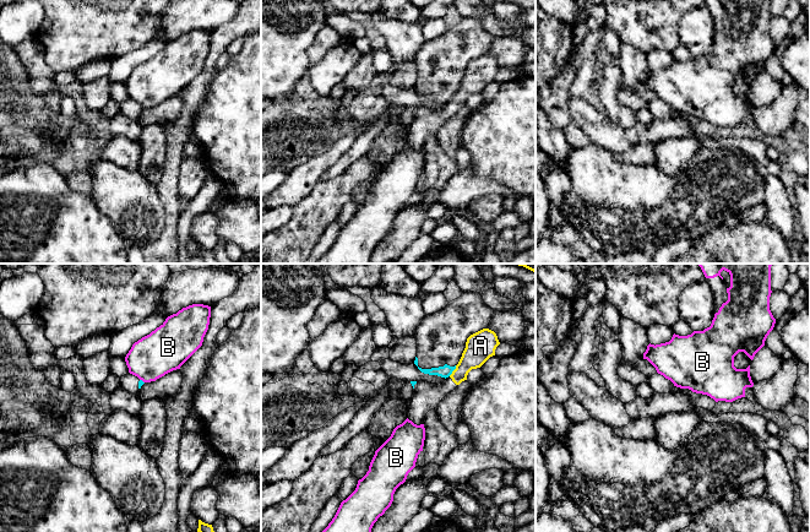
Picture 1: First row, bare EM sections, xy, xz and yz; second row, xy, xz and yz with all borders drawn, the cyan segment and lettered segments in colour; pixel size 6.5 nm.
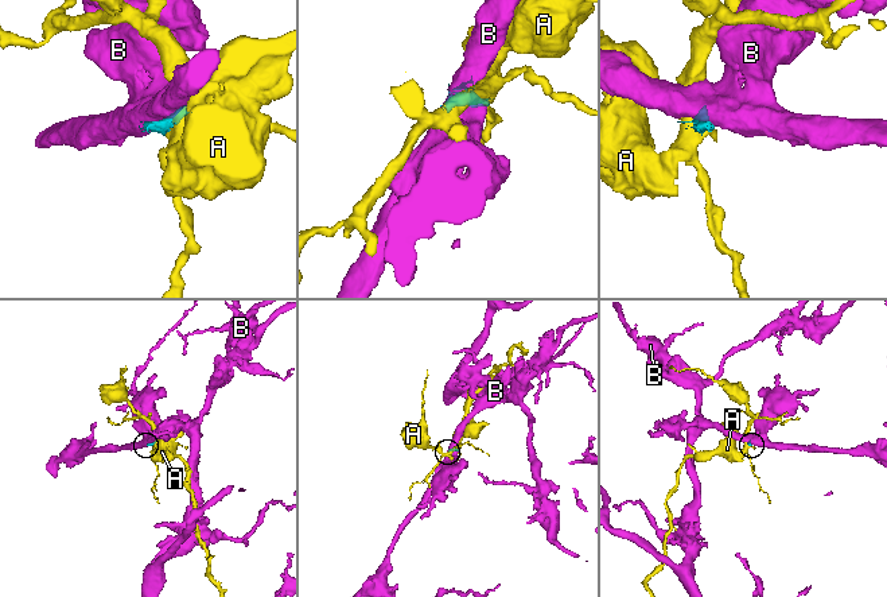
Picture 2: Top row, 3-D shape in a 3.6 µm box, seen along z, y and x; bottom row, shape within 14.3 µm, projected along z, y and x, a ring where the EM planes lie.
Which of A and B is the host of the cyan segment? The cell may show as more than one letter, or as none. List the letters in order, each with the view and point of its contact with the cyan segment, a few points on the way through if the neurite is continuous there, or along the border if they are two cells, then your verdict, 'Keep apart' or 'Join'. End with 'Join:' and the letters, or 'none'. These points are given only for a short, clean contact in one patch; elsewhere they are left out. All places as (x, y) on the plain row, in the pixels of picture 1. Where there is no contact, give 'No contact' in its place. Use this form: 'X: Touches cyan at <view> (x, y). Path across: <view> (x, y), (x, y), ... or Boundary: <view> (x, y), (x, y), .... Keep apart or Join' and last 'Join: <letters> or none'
A: Touches cyan at xz (454, 94). Boundary: xz (456, 91), (449, 101). Keep apart
B: Touches cyan at xy (142, 107). Boundary: xy (140, 104), (143, 108). Keep apart
Join: none

